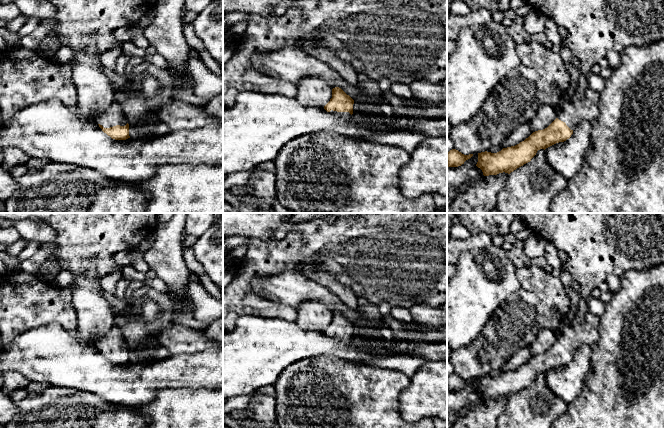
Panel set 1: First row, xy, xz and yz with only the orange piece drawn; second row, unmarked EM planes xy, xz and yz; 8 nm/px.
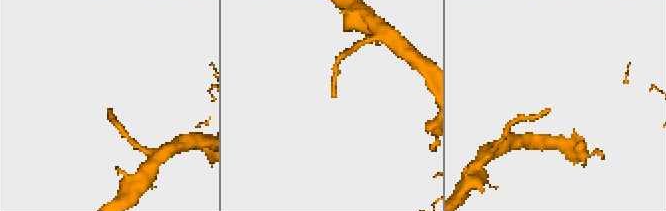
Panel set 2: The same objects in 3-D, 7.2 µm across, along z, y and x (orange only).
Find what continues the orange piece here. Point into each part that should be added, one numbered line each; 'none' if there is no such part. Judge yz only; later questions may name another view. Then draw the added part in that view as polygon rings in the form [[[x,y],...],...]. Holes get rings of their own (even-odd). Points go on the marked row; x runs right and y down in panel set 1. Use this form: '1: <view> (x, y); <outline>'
1: yz (572, 113); [[[583,97],[575,102],[567,103],[558,113],[557,118],[573,130],[581,121],[593,122],[599,115],[599,109],[592,101]]]

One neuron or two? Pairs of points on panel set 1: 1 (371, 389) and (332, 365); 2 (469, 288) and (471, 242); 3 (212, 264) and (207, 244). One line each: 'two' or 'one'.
1: one
2: two
3: one

